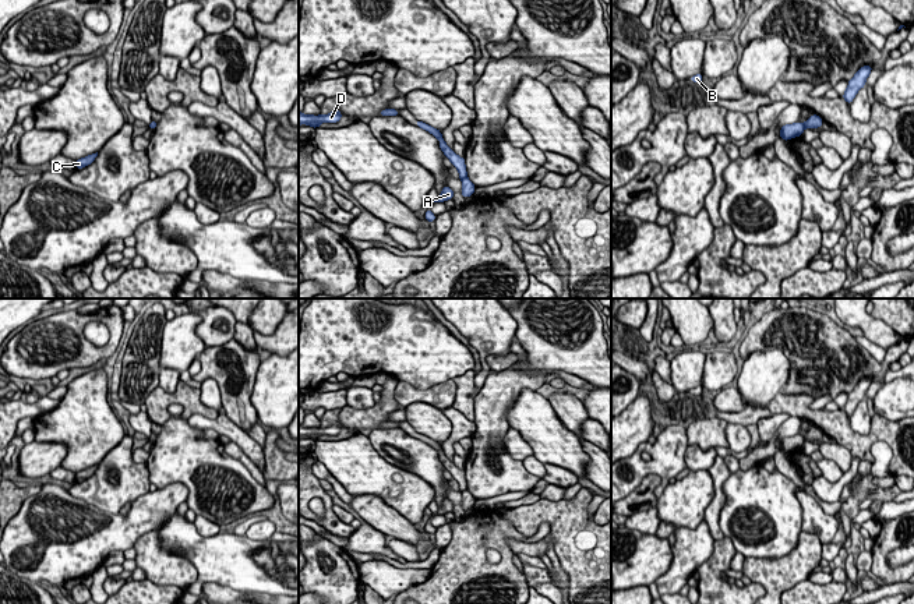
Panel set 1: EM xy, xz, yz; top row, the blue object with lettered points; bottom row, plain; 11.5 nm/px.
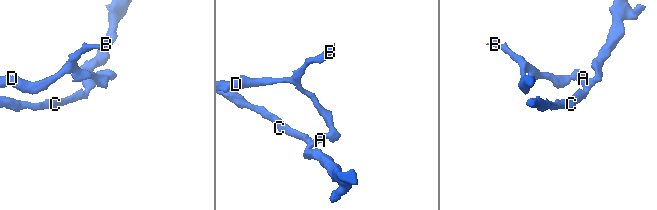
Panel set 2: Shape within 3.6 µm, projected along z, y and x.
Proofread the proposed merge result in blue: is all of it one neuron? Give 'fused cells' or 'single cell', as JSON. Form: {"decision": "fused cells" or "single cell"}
{"decision": "fused cells"}

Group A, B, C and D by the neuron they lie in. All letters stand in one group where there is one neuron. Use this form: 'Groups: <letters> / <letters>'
Groups: A C / B D

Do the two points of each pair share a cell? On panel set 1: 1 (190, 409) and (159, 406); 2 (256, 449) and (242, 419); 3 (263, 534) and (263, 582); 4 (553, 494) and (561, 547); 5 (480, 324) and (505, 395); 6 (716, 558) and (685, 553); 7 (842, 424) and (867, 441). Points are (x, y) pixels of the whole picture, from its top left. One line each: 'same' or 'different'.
1: same
2: different
3: different
4: different
5: different
6: different
7: same

